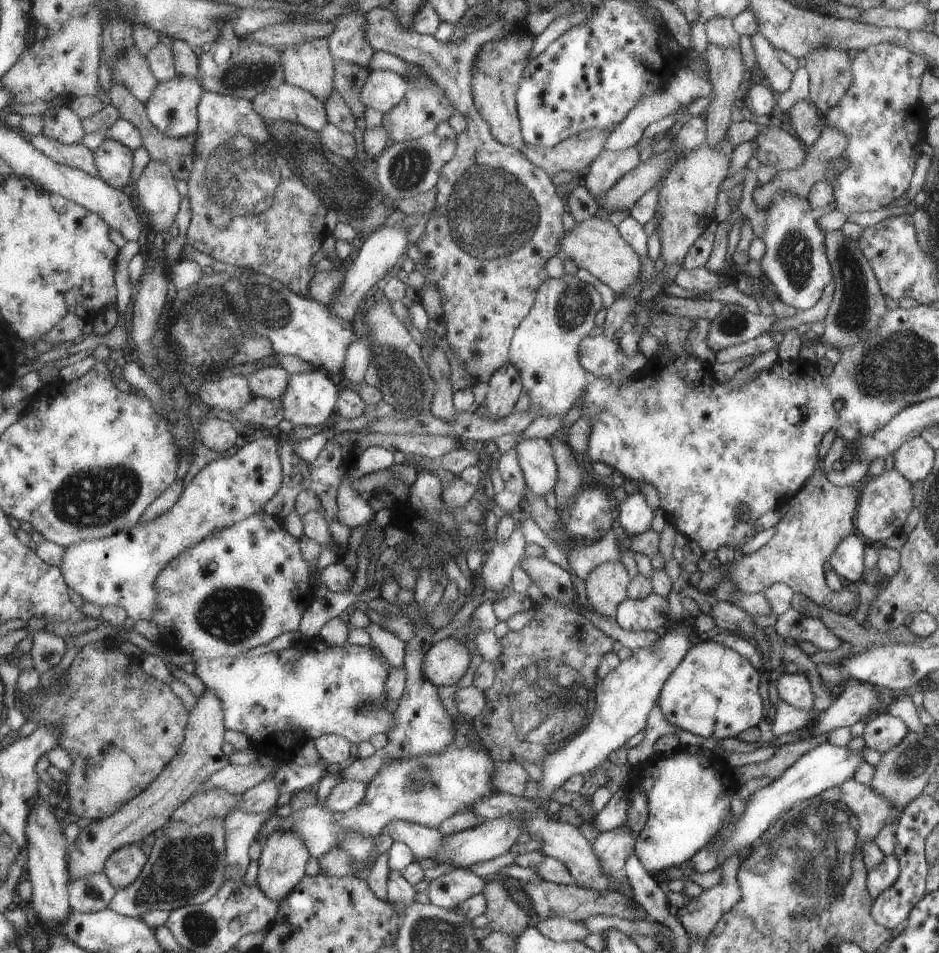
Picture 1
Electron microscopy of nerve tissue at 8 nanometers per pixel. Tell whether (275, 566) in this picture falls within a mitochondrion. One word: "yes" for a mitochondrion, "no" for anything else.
no

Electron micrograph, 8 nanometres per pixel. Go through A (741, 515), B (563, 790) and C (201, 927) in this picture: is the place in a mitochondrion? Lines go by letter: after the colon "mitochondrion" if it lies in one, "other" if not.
A: other
B: other
C: mitochondrion

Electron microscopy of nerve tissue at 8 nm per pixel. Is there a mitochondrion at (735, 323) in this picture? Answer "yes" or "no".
yes

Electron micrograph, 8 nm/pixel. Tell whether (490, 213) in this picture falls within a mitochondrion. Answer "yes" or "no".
yes

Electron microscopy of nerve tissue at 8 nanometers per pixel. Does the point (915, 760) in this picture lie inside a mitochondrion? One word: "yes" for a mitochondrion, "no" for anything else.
yes

